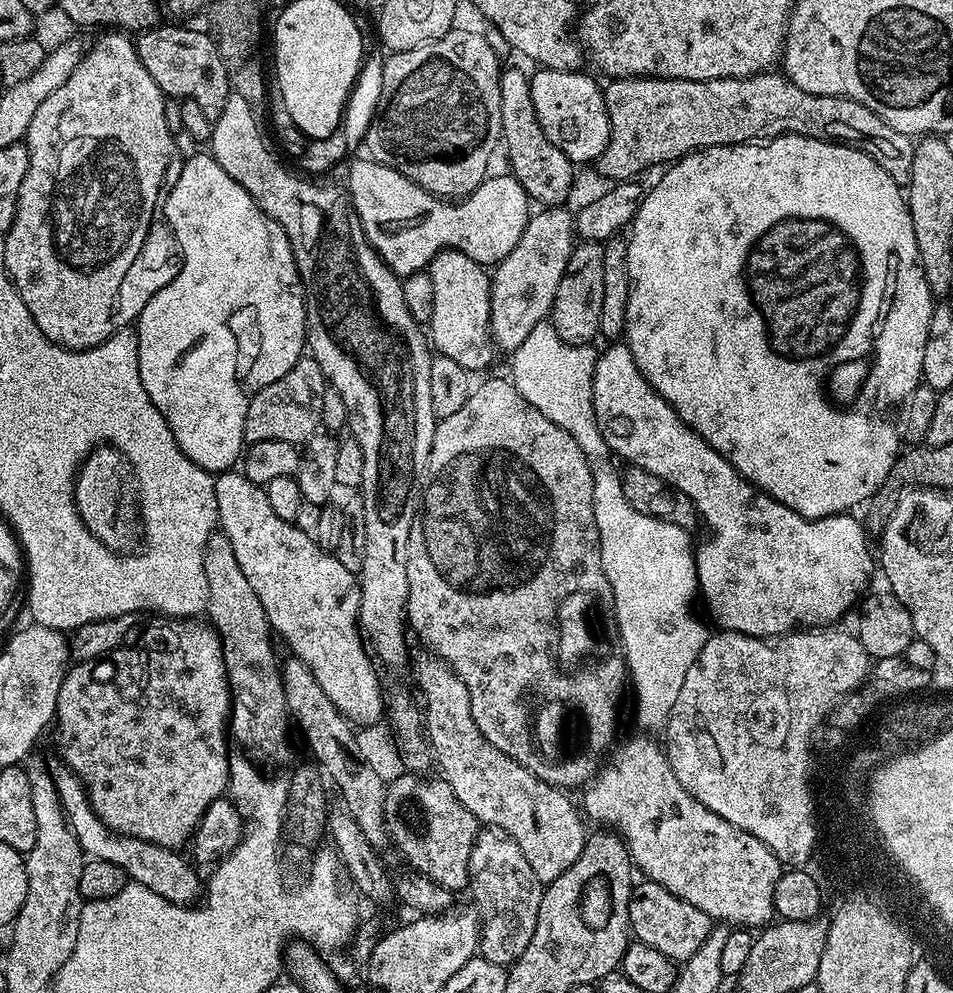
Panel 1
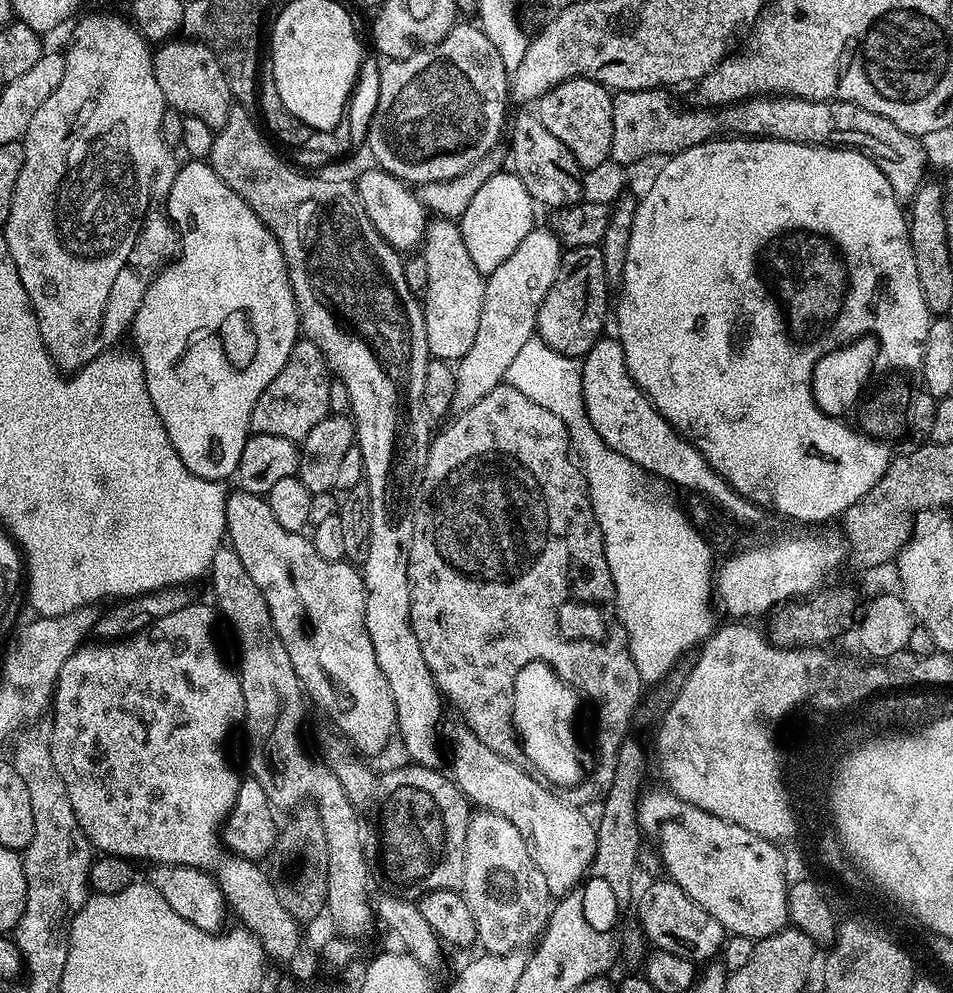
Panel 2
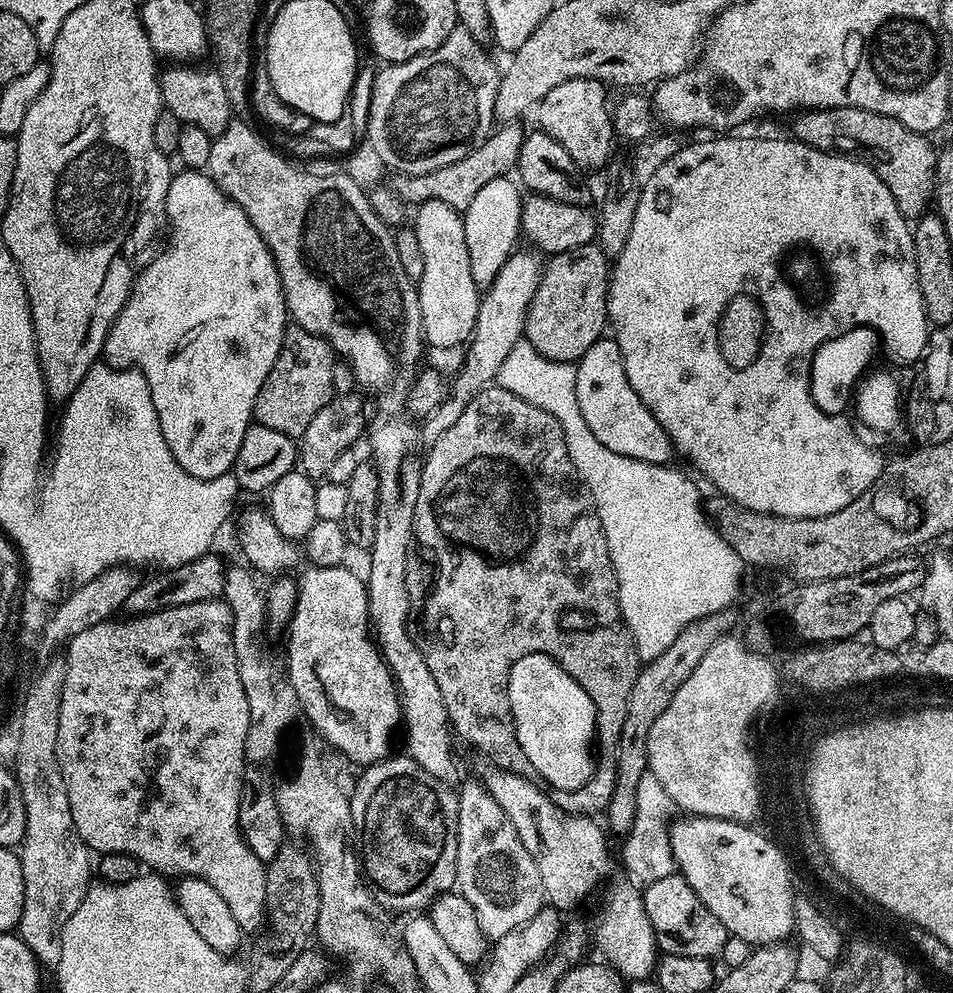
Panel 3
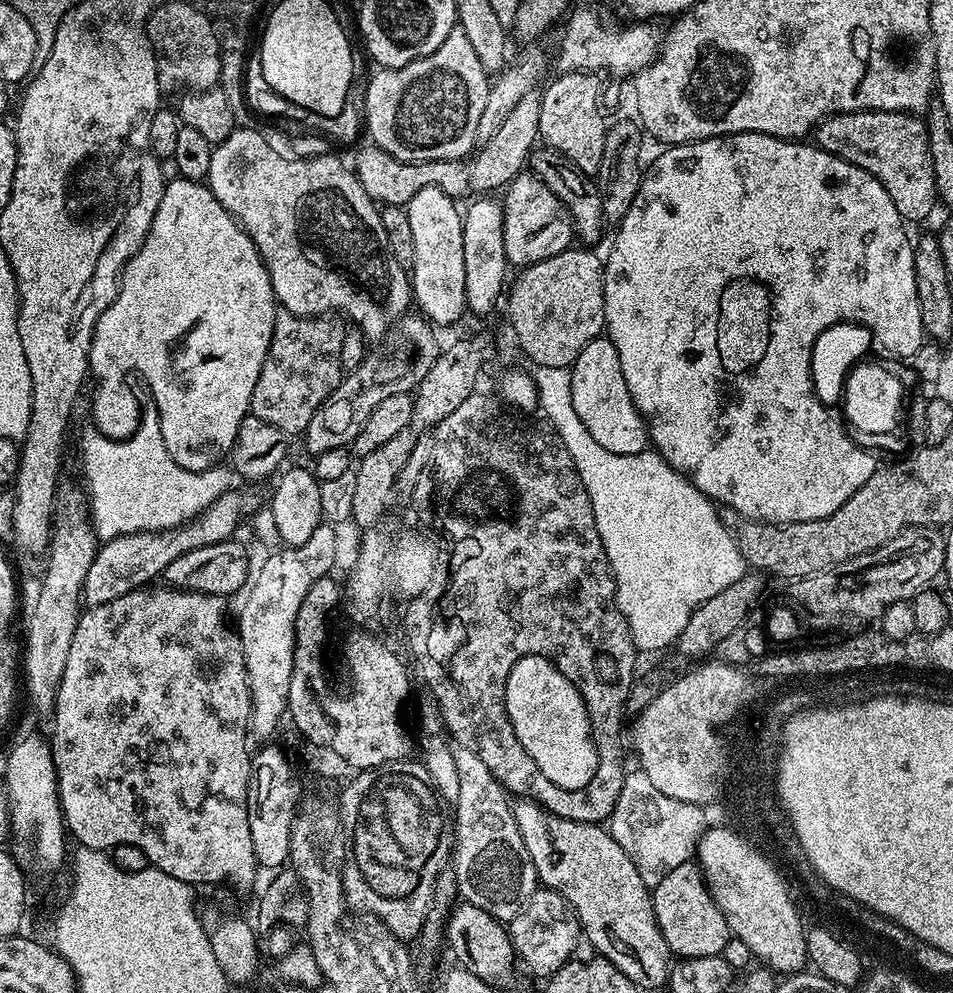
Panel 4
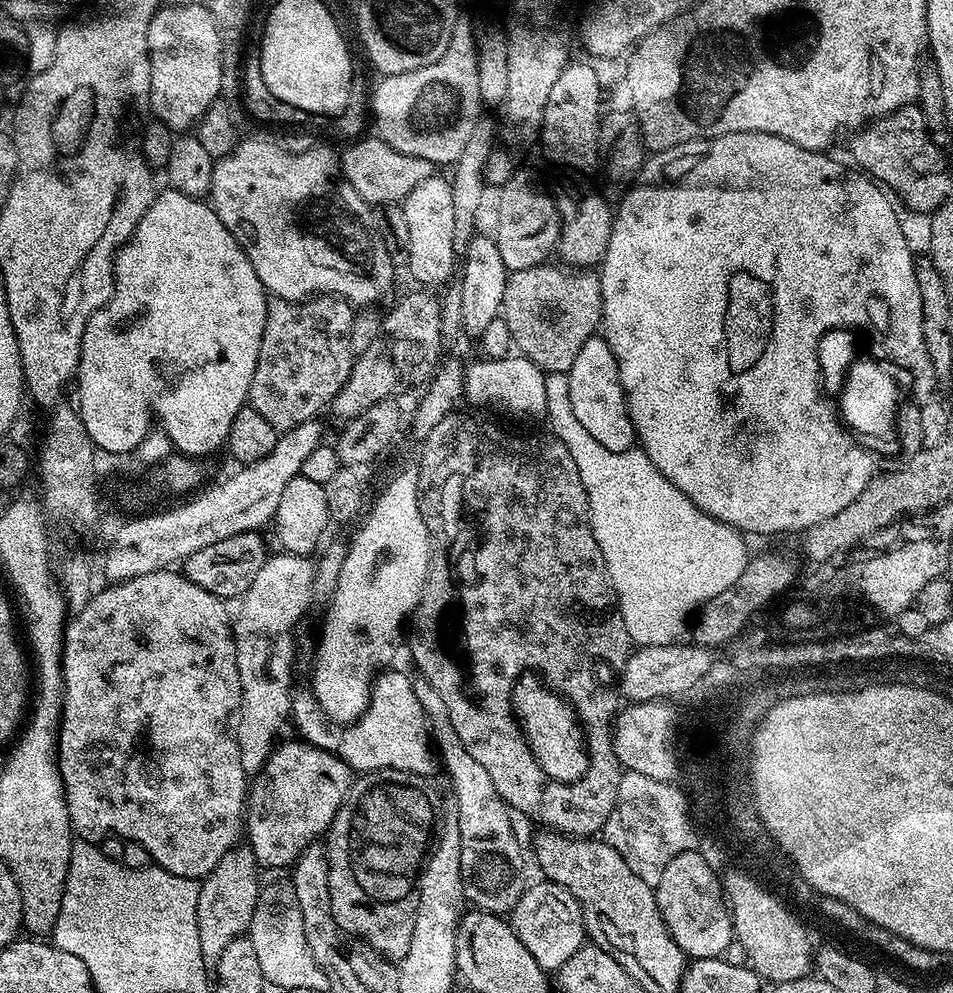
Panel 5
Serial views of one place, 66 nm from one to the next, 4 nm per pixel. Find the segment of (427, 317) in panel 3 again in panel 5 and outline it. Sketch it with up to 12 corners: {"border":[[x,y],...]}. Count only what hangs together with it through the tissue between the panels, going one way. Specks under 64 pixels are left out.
{"border":[[440,174],[402,201],[406,271],[447,285],[458,268],[454,194]]}

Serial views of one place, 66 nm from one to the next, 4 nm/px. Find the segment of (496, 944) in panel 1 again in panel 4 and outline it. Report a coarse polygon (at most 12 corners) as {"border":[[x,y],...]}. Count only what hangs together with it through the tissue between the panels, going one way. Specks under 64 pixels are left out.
{"border":[[474,750],[459,775],[451,871],[509,922],[538,889],[513,801]]}

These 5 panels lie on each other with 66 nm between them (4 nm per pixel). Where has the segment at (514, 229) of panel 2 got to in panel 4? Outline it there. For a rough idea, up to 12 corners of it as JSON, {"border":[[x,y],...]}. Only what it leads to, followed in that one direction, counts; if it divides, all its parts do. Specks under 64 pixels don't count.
{"border":[[476,198],[464,217],[467,311],[484,316],[510,265],[504,205]]}

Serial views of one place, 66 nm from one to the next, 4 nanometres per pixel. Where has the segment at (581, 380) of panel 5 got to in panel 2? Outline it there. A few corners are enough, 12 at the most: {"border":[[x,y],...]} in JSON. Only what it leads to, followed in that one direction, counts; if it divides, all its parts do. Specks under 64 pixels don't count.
{"border":[[619,339],[584,355],[602,442],[645,472],[748,524],[736,492],[636,385]]}

